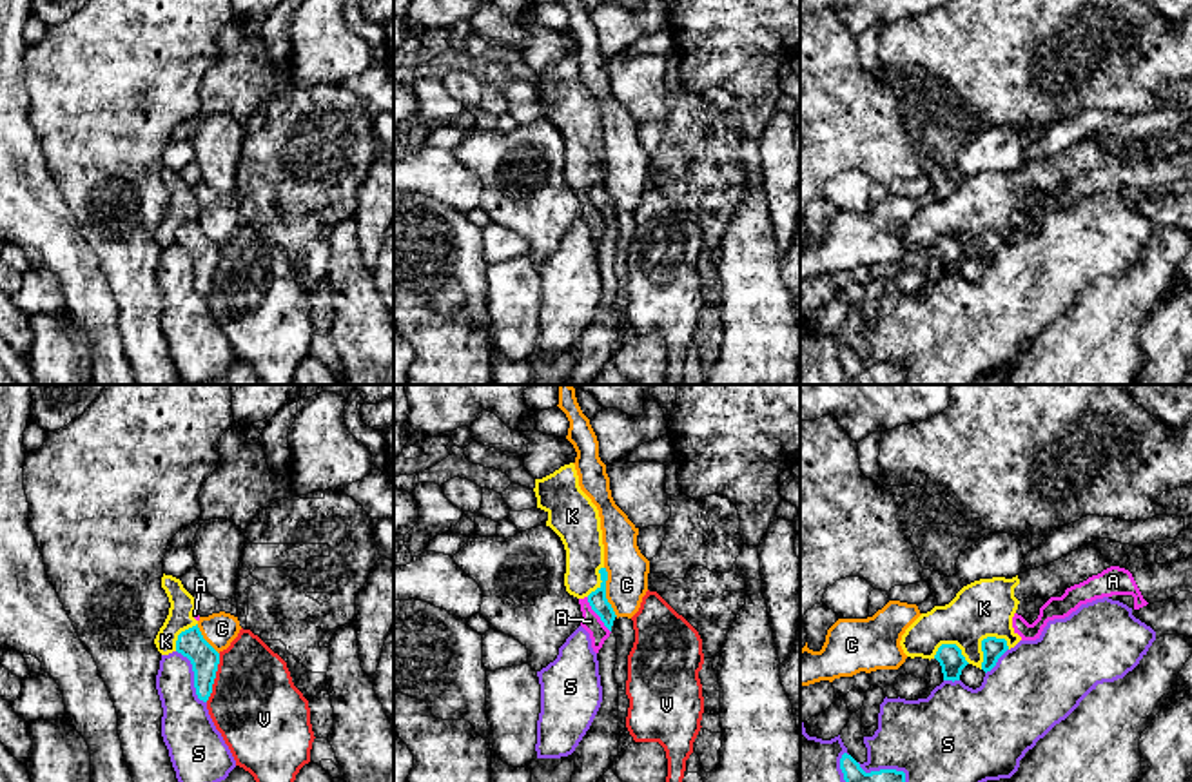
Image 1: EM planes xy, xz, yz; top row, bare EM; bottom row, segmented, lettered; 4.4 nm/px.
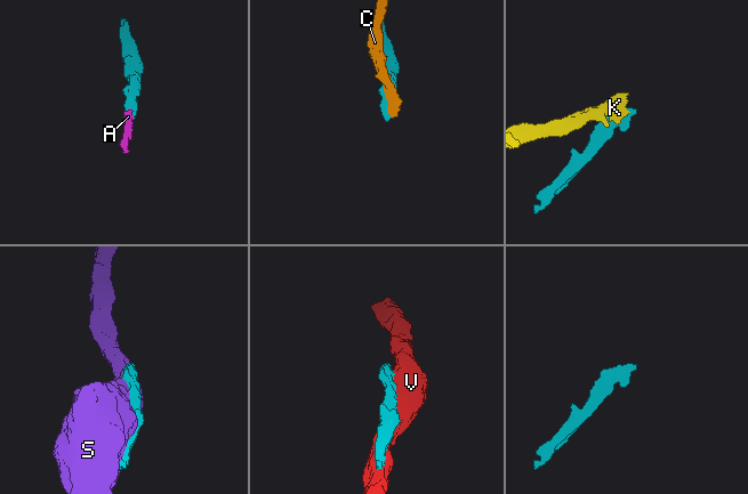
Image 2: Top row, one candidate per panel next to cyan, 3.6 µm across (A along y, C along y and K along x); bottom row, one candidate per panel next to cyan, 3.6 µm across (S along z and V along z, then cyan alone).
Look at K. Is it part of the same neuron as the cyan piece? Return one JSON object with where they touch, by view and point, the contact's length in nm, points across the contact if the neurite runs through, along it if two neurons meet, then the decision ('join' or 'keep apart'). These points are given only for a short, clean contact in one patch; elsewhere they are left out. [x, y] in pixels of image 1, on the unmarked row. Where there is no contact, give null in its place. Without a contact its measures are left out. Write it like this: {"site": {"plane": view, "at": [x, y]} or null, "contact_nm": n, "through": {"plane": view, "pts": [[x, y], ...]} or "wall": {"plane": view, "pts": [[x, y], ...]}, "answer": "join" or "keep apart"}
{"site": {"plane": "yz", "at": [982, 238]}, "contact_nm": 180, "wall": {"plane": "yz", "pts": [[1004, 231], [986, 231], [982, 234], [980, 262]]}, "answer": "keep apart"}

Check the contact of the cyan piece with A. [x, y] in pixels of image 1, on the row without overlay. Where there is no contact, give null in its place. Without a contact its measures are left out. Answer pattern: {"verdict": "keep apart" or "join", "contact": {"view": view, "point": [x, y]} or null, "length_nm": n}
{"verdict": "keep apart", "contact": {"view": "xz", "point": [597, 207]}, "length_nm": 190}

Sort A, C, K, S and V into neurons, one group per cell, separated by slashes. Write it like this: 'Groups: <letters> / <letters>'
Groups: A K / C / S / V

